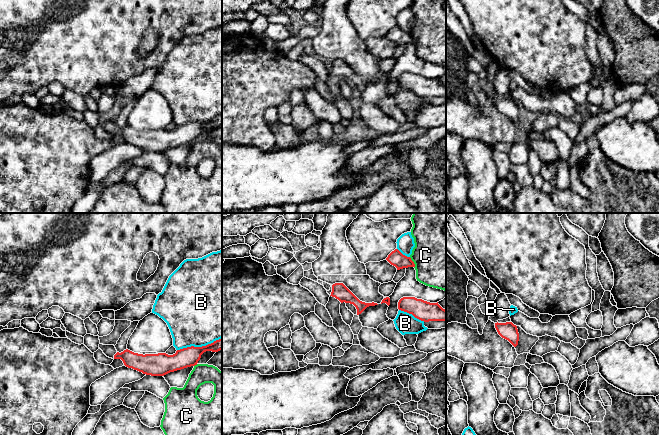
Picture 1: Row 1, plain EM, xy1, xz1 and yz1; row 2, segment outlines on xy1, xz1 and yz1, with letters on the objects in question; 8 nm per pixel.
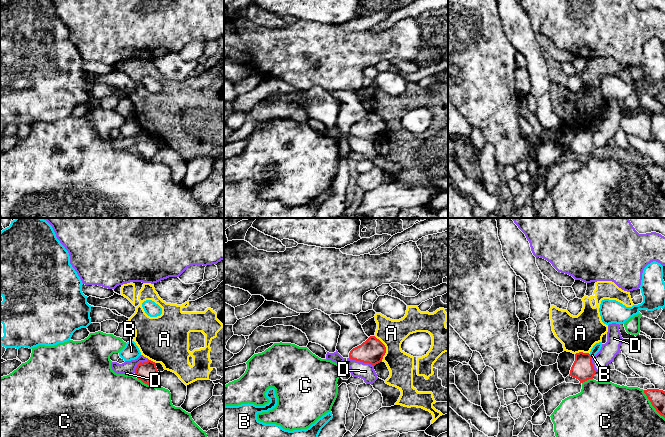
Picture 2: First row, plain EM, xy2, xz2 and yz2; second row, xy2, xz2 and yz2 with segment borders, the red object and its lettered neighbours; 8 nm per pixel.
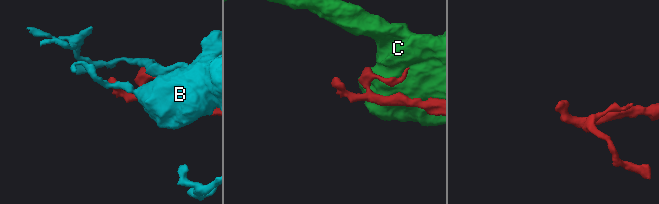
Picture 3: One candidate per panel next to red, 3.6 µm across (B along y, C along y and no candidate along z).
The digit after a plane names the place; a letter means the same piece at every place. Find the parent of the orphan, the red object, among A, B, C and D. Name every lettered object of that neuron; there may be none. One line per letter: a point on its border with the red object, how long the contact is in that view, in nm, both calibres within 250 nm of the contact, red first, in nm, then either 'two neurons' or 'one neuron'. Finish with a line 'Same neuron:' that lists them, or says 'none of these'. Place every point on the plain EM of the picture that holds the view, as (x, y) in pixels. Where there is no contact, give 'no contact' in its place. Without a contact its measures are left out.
A: xz2 (385, 124) | 220 nm | 200/220 nm | two neurons
B: xy1 (199, 123) | 380 nm | 160/480 nm | two neurons
C: yz2 (651, 179) | 280 nm | 130/500 nm | two neurons
D: xz2 (361, 137) | 220 nm | 200/140 nm | two neurons
Same neuron: none of these

